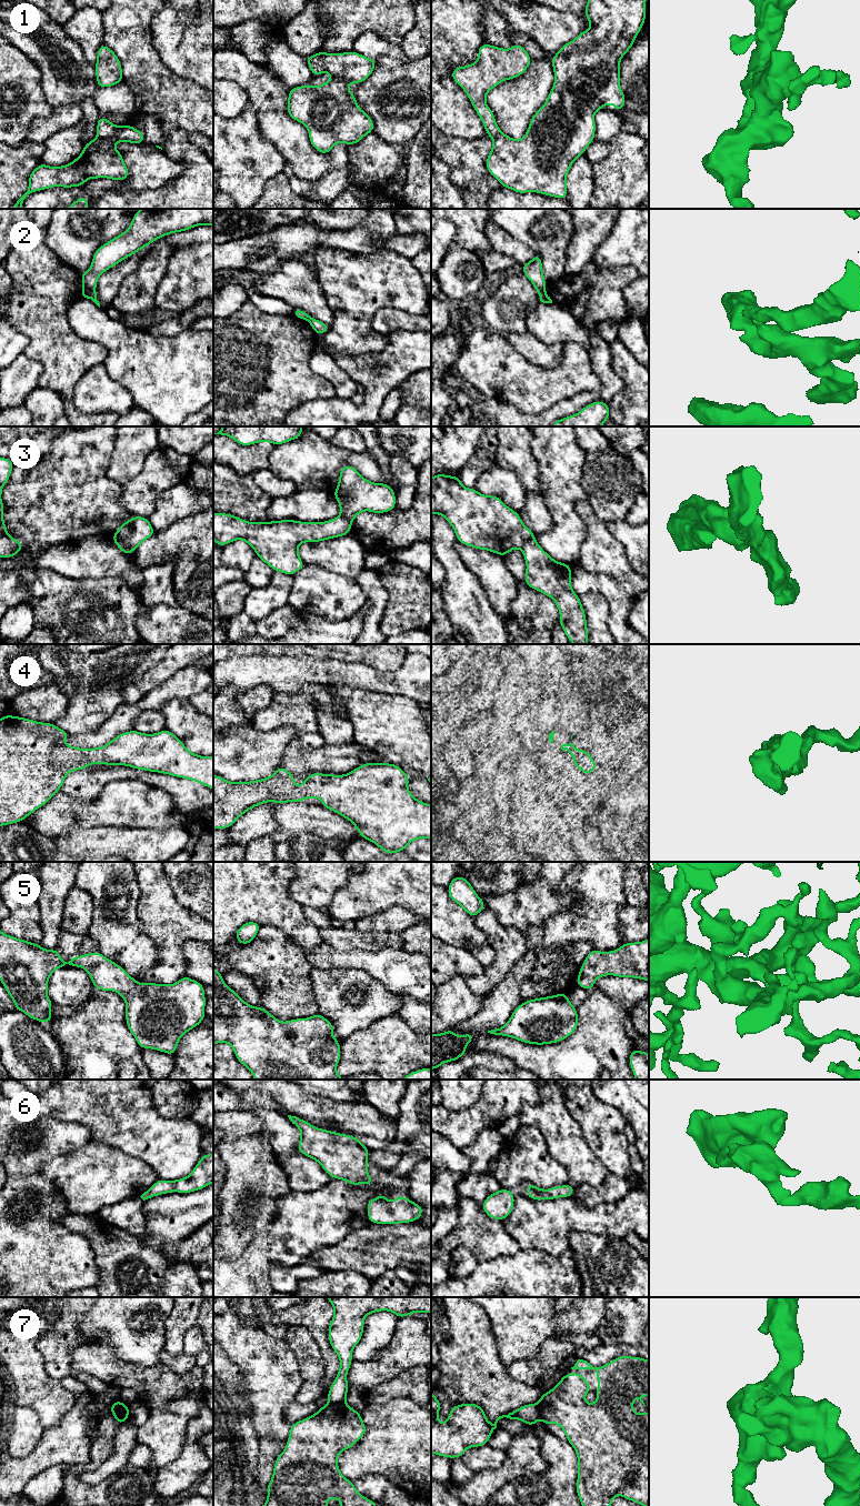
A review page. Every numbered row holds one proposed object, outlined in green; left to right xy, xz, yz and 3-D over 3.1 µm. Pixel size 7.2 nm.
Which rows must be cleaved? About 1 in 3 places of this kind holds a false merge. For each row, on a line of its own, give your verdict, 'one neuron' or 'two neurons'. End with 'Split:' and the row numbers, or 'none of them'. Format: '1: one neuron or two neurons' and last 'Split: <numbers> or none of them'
1: two neurons
2: two neurons
3: two neurons
4: one neuron
5: one neuron
6: one neuron
7: two neurons
Split: 1, 2, 3, 7

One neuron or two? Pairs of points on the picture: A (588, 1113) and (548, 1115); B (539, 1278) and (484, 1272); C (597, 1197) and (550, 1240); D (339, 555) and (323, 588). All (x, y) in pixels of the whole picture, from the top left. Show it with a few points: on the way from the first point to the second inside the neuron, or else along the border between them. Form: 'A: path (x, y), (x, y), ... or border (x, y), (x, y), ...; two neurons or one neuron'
A: border (562, 1091), (566, 1107), (583, 1136); two neurons
B: path (526, 1275), (498, 1275); one neuron
C: border (573, 1195), (588, 1206), (613, 1203); two neurons
D: border (307, 563), (319, 565), (353, 580); two neurons

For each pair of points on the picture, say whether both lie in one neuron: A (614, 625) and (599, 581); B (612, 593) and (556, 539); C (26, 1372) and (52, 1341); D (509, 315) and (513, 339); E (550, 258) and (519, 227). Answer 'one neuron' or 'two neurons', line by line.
A: one neuron
B: two neurons
C: two neurons
D: two neurons
E: one neuron

